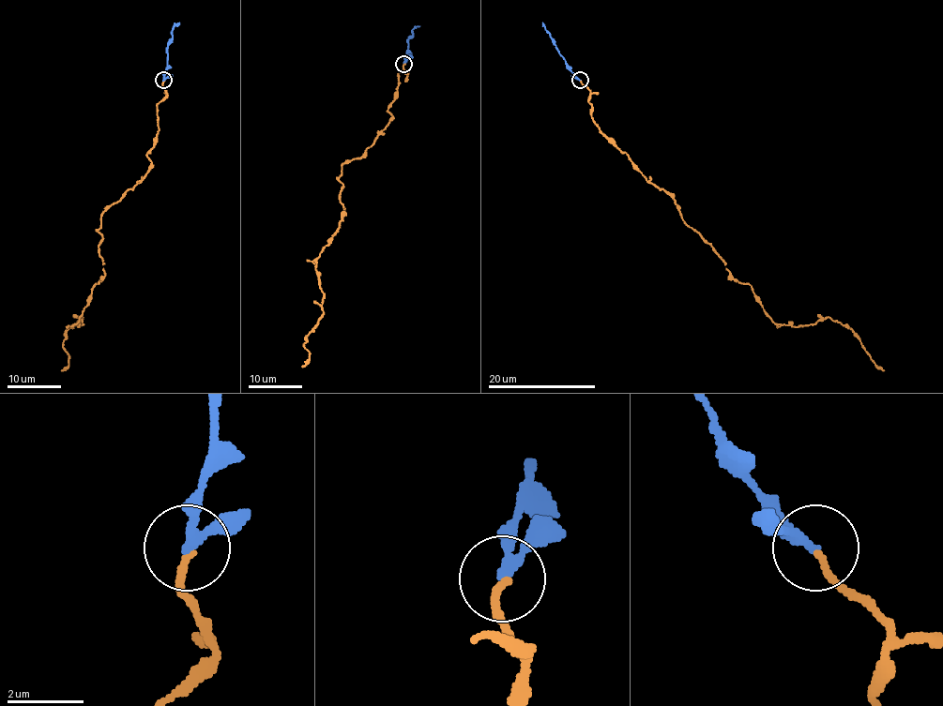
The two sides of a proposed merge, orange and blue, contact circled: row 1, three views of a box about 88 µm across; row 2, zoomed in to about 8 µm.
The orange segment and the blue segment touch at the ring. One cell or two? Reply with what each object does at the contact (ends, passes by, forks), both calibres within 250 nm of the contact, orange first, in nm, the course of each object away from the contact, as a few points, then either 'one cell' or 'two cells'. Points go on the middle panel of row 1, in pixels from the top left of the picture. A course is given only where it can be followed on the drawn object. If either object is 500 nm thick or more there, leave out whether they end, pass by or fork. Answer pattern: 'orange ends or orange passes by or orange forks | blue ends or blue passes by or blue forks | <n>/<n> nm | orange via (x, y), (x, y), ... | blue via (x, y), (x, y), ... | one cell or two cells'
orange ends | blue passes by | 180/200 nm | orange via (403, 63), (391, 119), (360, 157), (342, 165), (345, 214), (316, 260), (323, 313), (301, 366) | blue via (403, 63), (407, 40), (413, 35), (413, 29), (419, 25) | one cell

